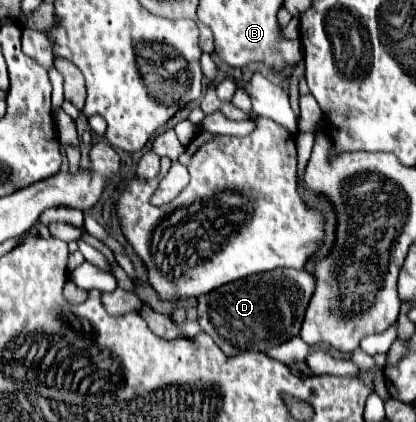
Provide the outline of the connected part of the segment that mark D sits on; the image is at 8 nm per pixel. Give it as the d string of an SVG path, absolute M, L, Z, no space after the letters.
M275 269L251 275L201 295L197 299L197 323L207 335L213 337L227 357L239 355L243 351L267 351L299 335L305 309L315 287L317 279L309 271Z

